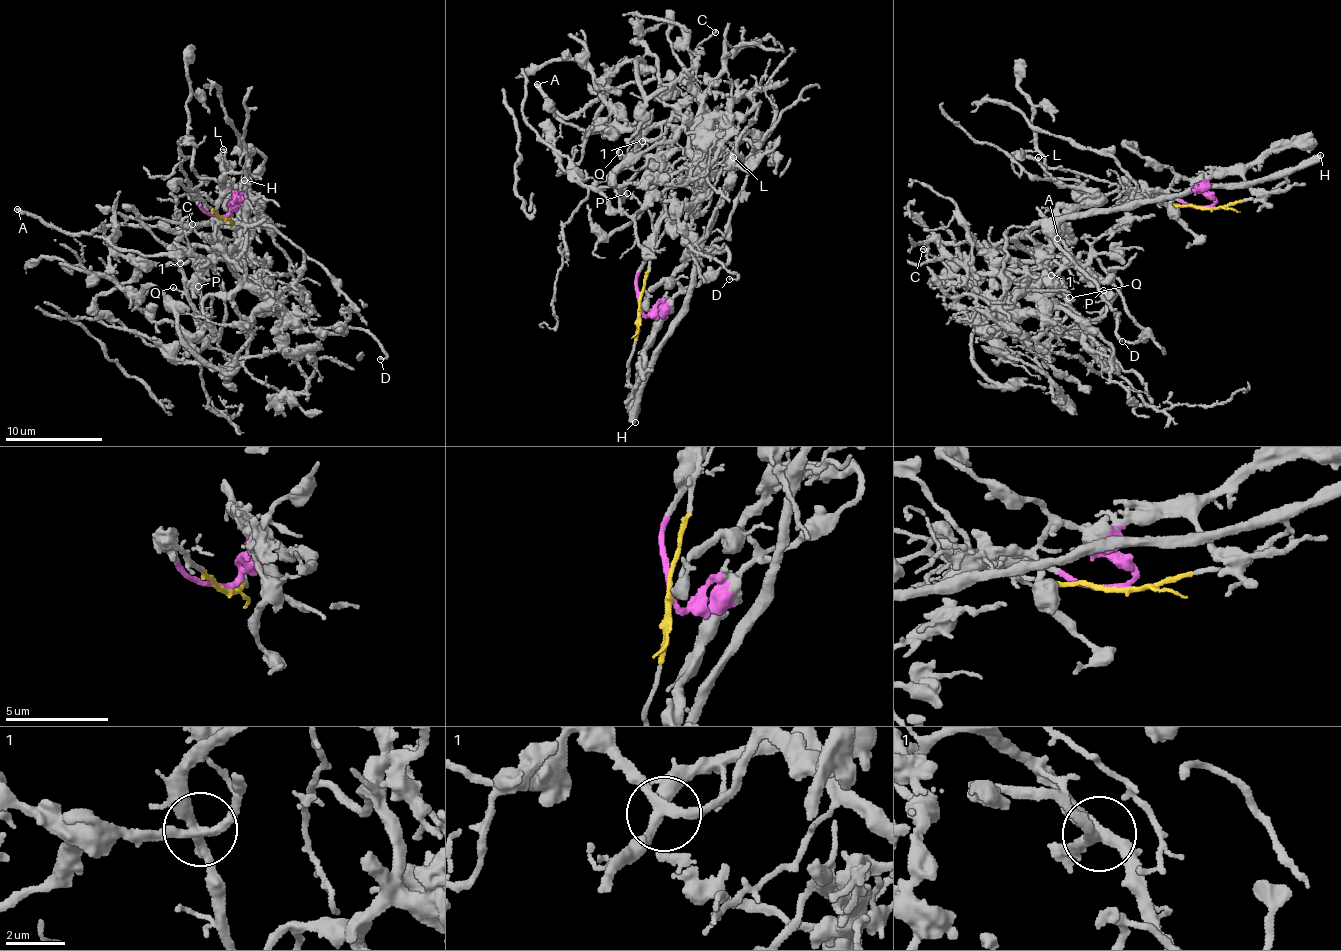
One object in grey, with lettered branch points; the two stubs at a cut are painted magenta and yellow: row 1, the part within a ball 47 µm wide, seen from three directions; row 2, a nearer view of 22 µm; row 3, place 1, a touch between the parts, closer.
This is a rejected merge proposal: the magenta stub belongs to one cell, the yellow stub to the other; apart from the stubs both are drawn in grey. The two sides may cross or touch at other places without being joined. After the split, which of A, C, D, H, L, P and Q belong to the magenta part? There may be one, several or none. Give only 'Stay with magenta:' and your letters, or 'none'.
Stay with magenta: C, L, P

